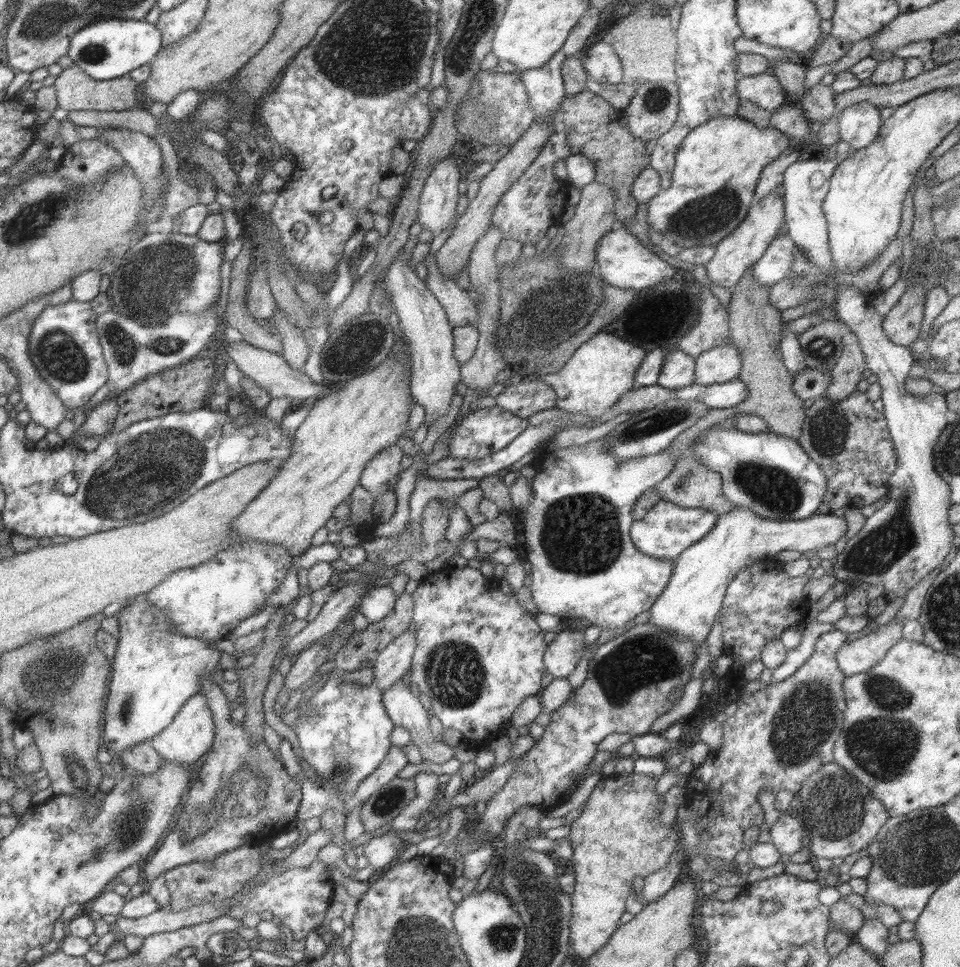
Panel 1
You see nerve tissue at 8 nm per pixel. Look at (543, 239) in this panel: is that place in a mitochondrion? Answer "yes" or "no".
no

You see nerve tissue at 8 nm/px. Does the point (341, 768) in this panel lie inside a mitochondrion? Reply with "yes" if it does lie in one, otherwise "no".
yes

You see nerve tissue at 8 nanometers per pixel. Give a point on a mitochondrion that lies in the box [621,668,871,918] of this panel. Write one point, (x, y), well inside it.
(806, 718)

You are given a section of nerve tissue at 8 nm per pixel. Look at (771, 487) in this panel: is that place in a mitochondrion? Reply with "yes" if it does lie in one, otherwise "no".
yes

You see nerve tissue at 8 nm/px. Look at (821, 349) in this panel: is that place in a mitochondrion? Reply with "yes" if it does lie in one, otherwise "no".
yes

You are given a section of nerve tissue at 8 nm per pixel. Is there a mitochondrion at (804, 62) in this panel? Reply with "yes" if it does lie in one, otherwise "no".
no

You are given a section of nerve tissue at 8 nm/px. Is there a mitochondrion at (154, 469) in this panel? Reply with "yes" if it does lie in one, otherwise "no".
yes

